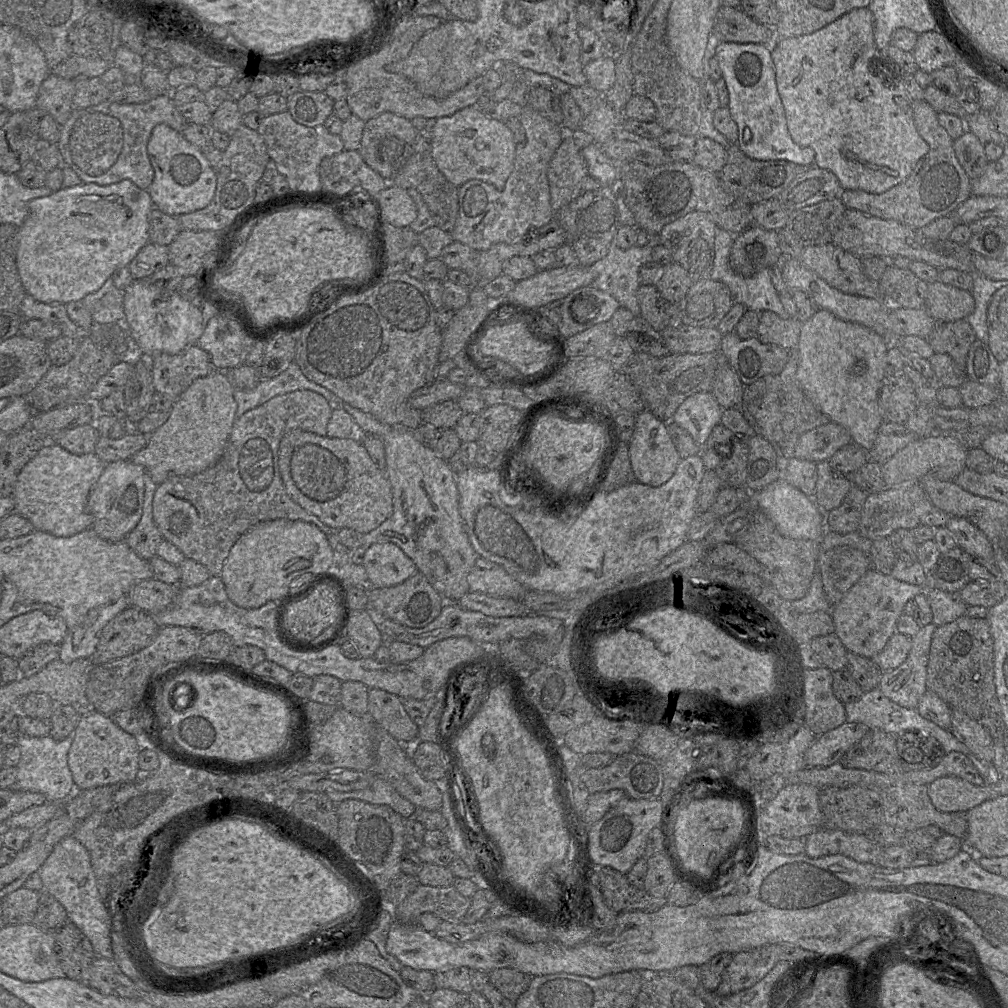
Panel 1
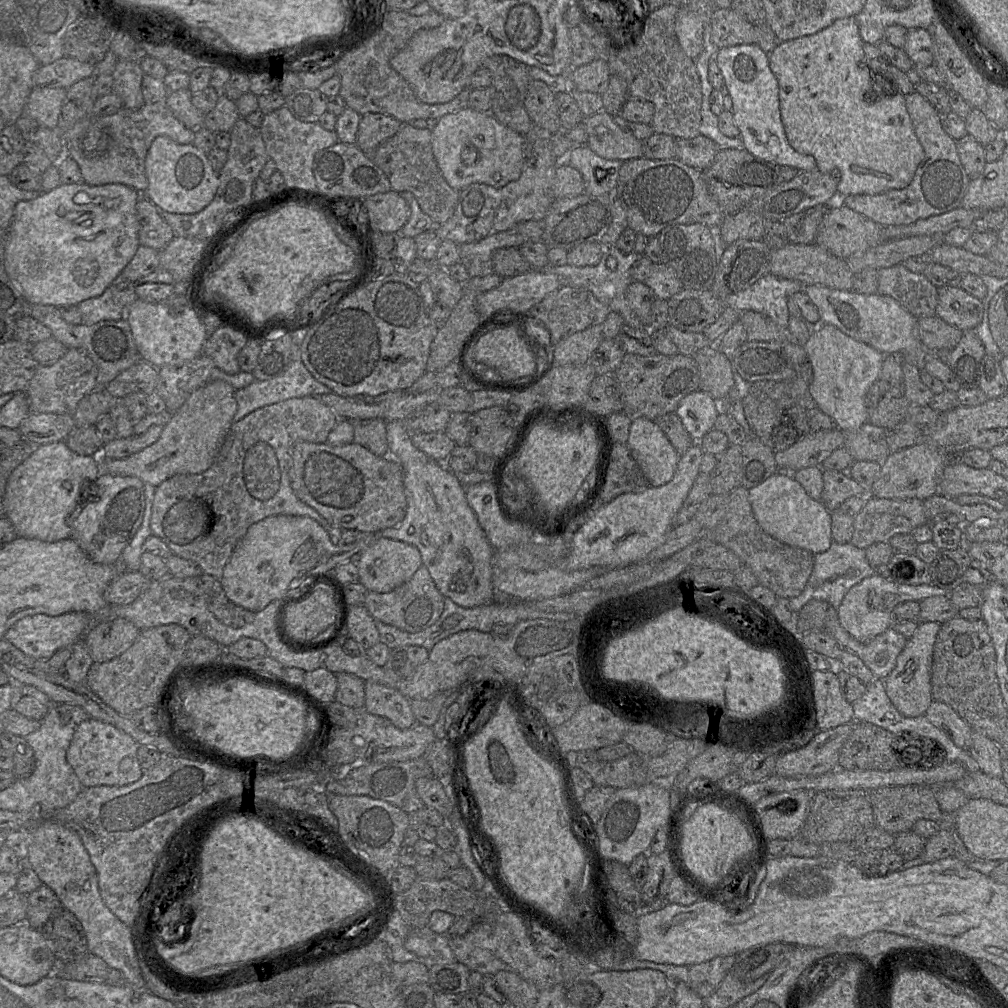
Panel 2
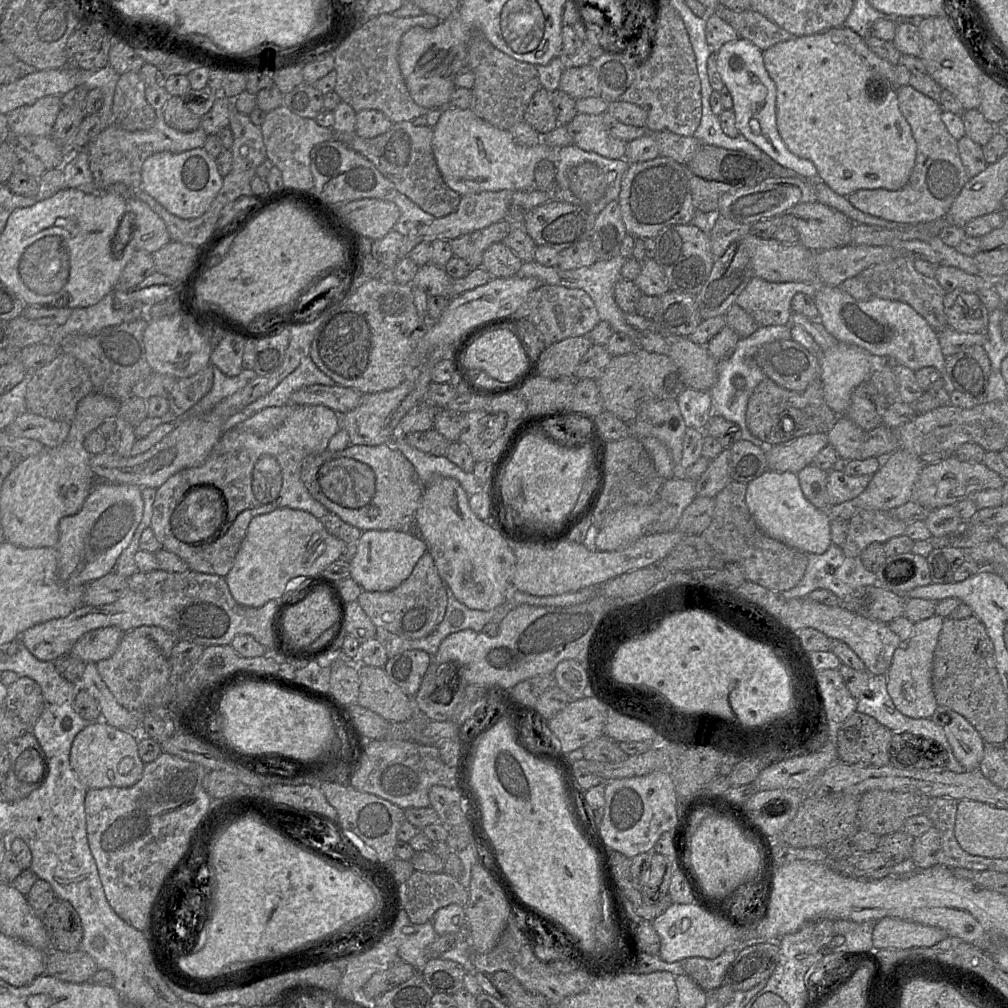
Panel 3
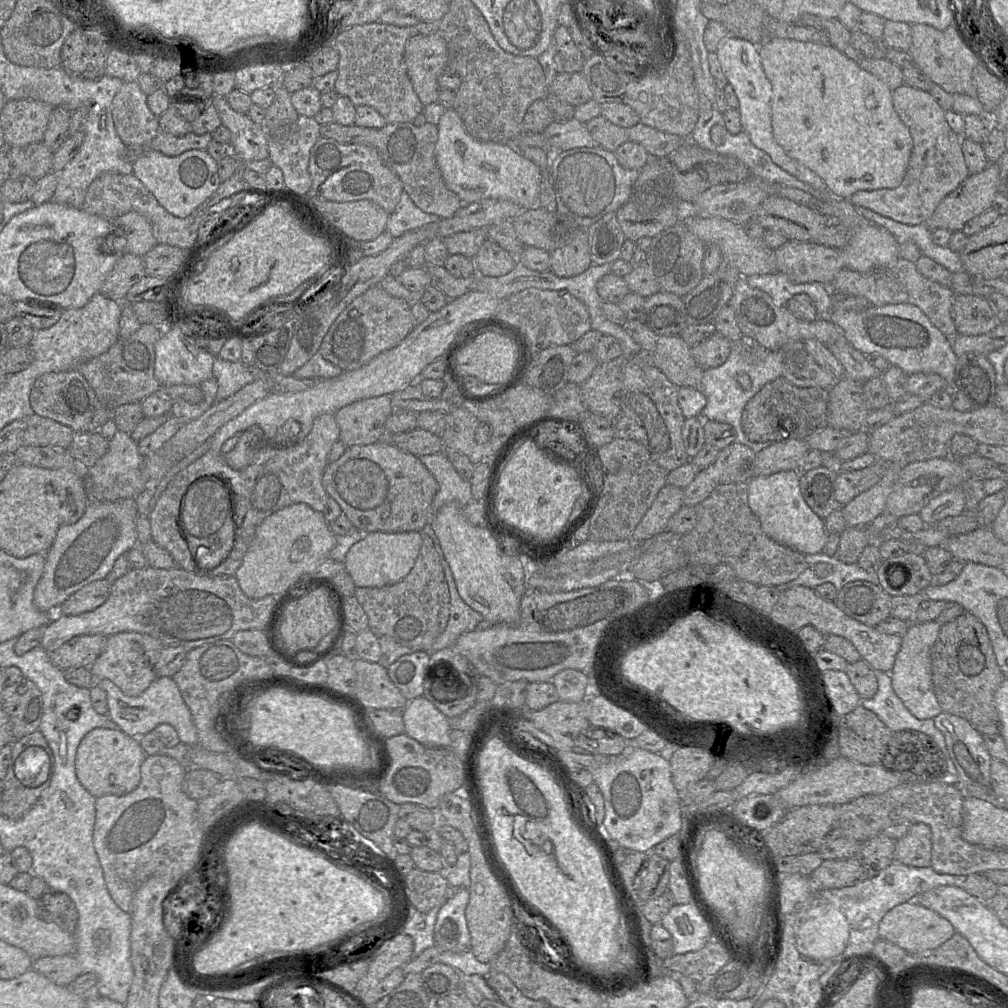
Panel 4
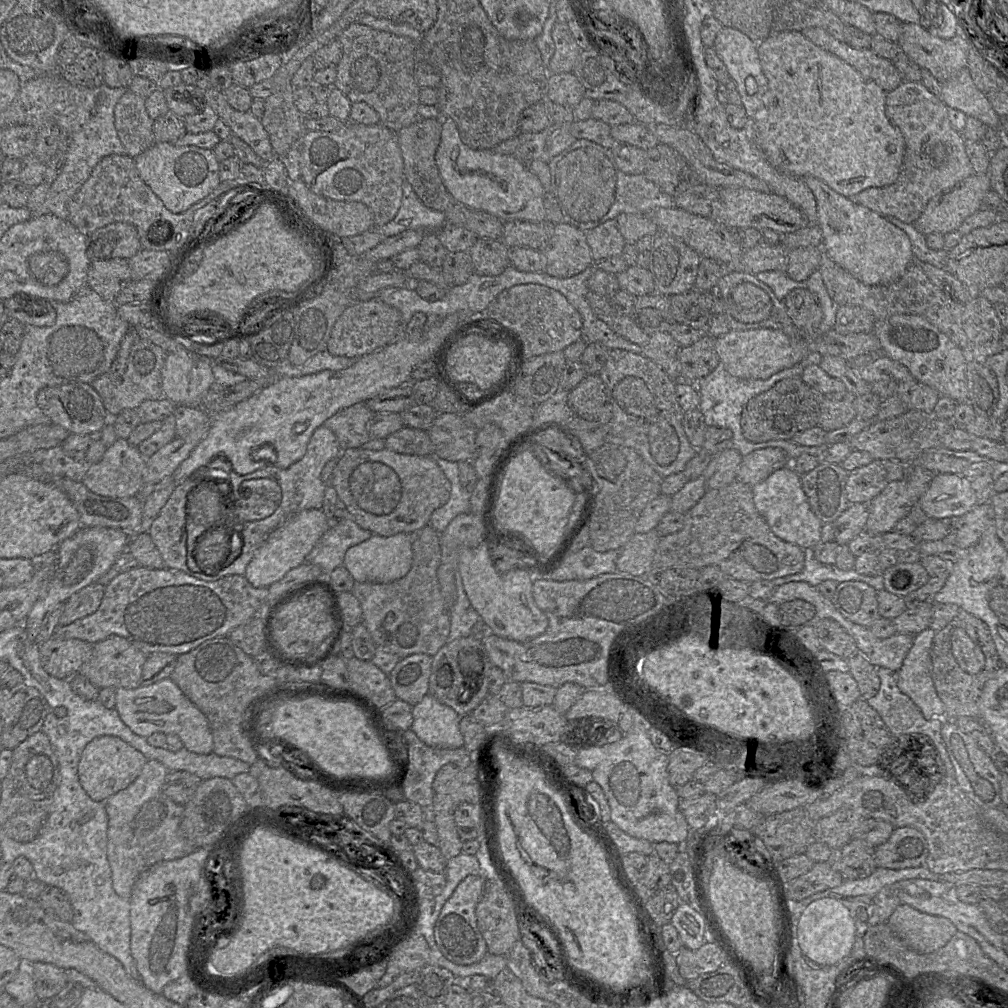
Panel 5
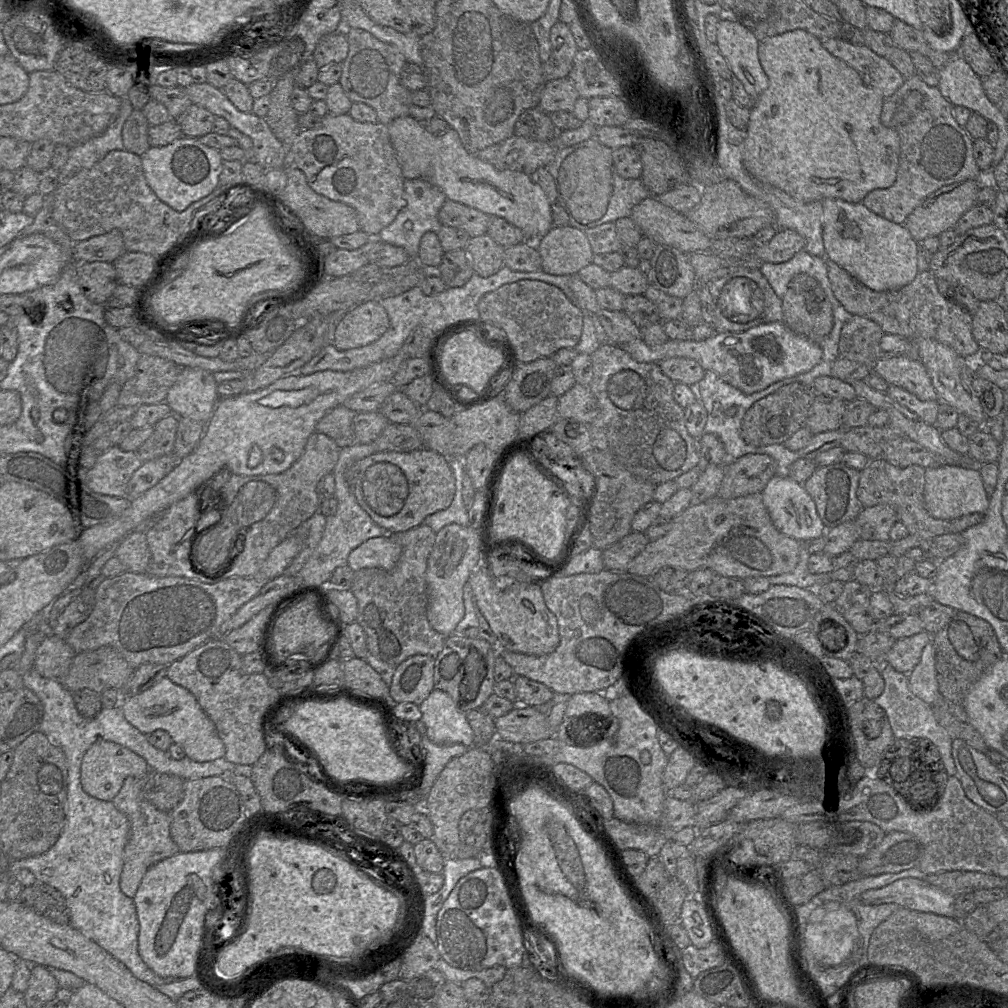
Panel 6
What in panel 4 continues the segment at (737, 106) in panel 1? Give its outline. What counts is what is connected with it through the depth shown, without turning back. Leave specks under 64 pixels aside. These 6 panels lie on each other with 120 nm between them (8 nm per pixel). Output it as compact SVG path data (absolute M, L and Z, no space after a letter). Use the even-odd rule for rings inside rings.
M728 35L718 43L716 54L722 71L735 91L739 101L739 113L743 131L747 133L752 144L766 152L773 162L800 181L807 183L819 191L827 191L825 182L812 170L803 166L786 154L775 141L771 124L772 86L766 77L758 45L747 40Z

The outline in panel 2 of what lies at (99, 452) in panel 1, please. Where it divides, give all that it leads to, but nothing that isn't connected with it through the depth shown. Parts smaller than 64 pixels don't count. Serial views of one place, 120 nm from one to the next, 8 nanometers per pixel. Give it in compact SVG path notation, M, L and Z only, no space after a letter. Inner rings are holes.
M159 425L152 426L142 435L115 438L110 442L104 443L101 455L98 457L103 459L122 459L138 453L159 439L163 427Z

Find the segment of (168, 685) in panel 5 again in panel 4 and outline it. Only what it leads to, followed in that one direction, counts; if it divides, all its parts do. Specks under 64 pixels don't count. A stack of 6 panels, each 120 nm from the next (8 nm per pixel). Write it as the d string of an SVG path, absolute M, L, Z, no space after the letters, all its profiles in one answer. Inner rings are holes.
M157 677L139 696L126 696L114 683L107 679L96 684L107 694L108 716L123 733L140 738L160 724L169 724L177 732L179 740L188 746L199 745L199 736L193 723L191 712L183 700L177 684L171 677Z

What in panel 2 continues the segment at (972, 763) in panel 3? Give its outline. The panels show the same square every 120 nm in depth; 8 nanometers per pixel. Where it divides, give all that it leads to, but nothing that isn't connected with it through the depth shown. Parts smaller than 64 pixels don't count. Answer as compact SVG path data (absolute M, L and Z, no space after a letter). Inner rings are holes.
M933 700L924 716L950 737L958 747L968 750L968 739L971 735L972 727L950 706Z

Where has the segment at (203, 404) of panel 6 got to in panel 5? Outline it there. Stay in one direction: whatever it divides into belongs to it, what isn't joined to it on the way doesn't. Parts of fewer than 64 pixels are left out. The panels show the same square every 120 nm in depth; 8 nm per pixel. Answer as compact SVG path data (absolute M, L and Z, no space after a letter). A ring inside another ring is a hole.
M190 352L167 353L162 369L162 395L175 405L201 408L201 400L215 382L212 362Z

